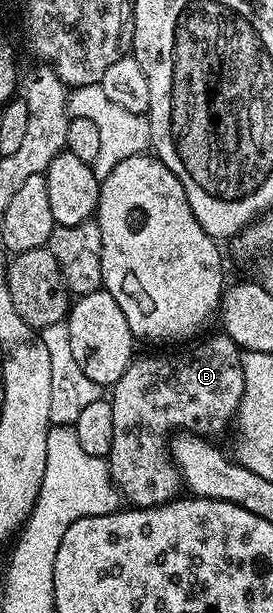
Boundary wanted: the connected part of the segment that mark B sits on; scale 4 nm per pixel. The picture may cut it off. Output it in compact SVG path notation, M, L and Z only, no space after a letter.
M223 332L210 333L188 344L177 344L162 349L157 354L134 357L127 372L111 387L111 401L115 416L115 436L111 440L111 452L107 459L109 474L118 494L130 507L161 506L172 502L182 493L181 473L169 455L169 440L174 432L192 432L198 436L214 436L230 429L237 417L237 409L243 396L245 377L241 363L242 349Z

